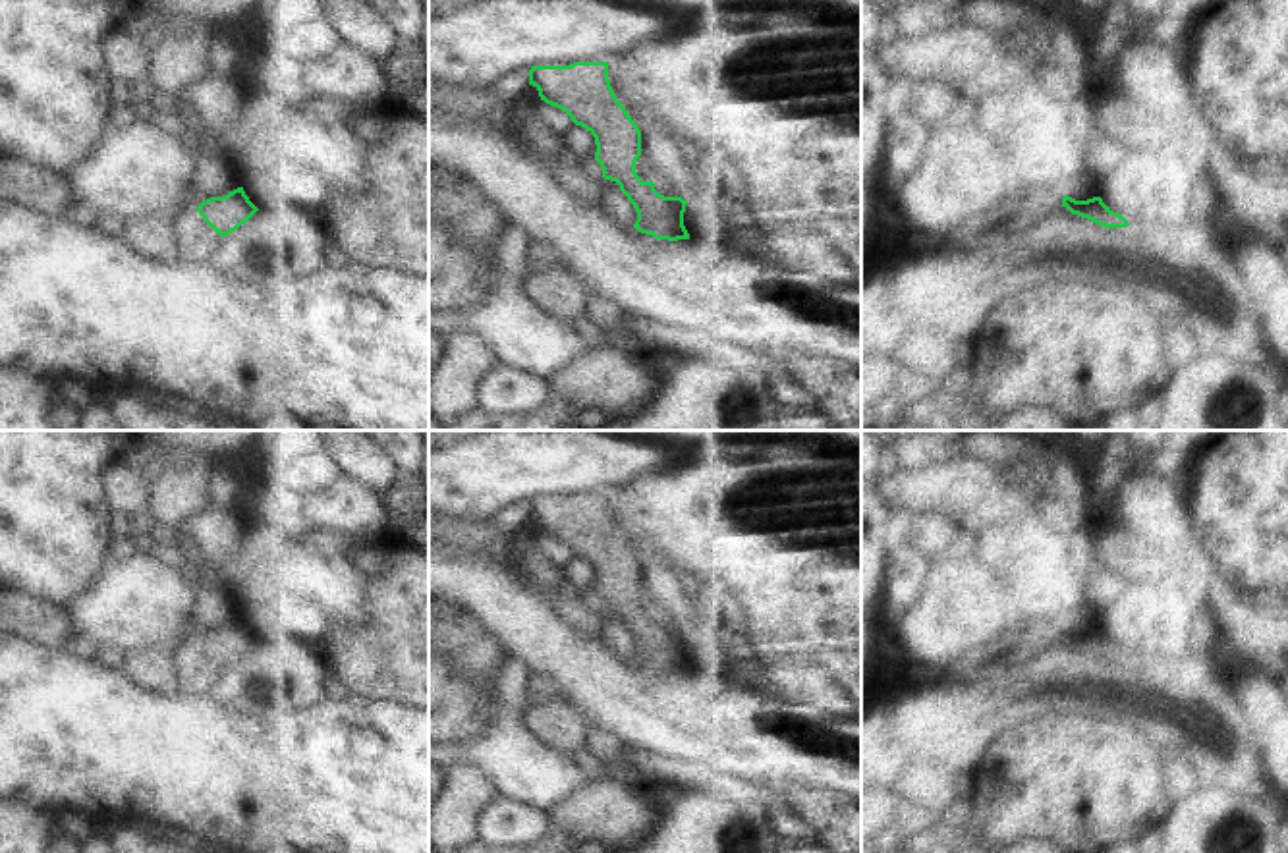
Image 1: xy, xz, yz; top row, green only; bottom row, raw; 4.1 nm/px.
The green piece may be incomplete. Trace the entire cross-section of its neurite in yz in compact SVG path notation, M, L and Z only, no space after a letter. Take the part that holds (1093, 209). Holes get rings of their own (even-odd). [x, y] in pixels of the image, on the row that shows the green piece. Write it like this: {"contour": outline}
{"contour": "M1064 195L1062 199L1062 206L1066 206L1072 214L1078 214L1081 218L1087 218L1099 226L1105 226L1105 228L1126 228L1130 226L1128 220L1118 214L1118 212L1112 212L1101 197L1093 197L1093 199L1087 199L1087 201L1076 201L1068 195Z"}

